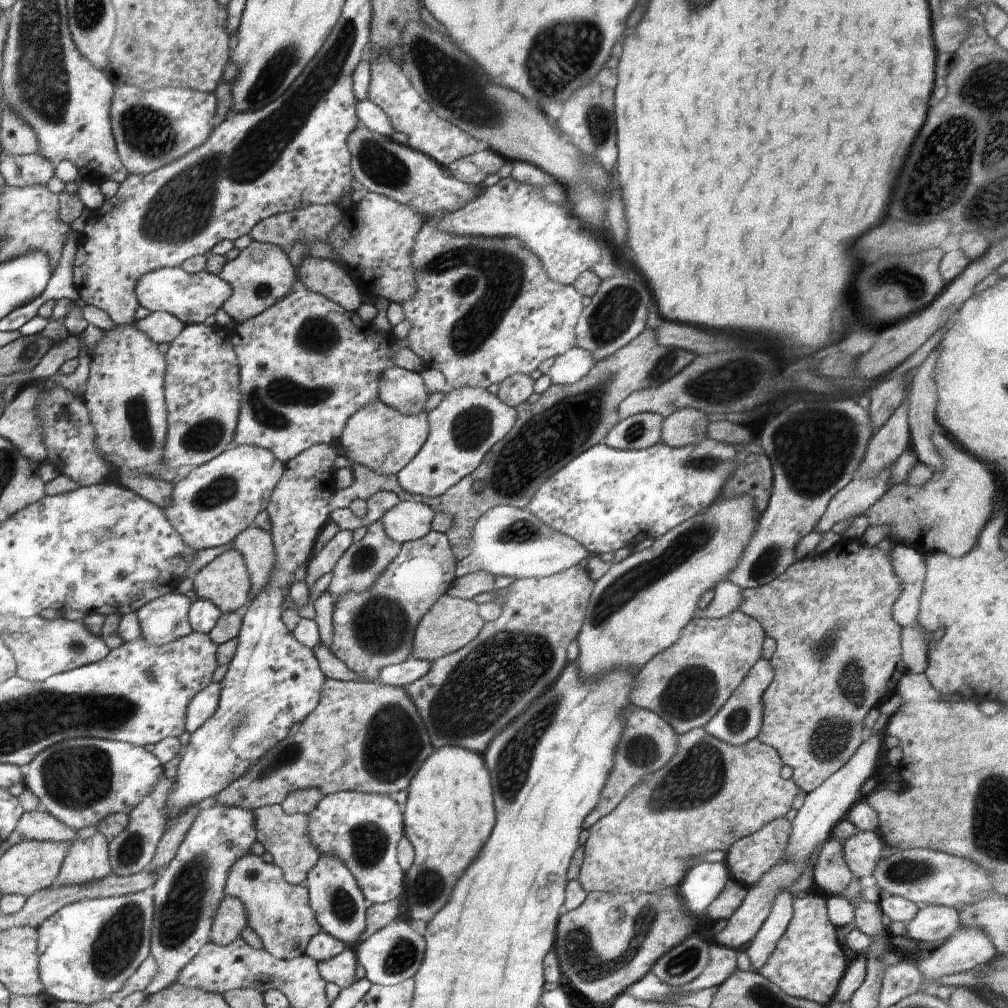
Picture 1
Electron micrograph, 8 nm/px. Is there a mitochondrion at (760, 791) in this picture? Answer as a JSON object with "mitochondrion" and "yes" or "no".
{"mitochondrion":"no"}

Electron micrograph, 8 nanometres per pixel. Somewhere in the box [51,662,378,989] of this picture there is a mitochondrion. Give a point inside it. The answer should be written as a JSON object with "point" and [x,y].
{"point":[180,915]}

